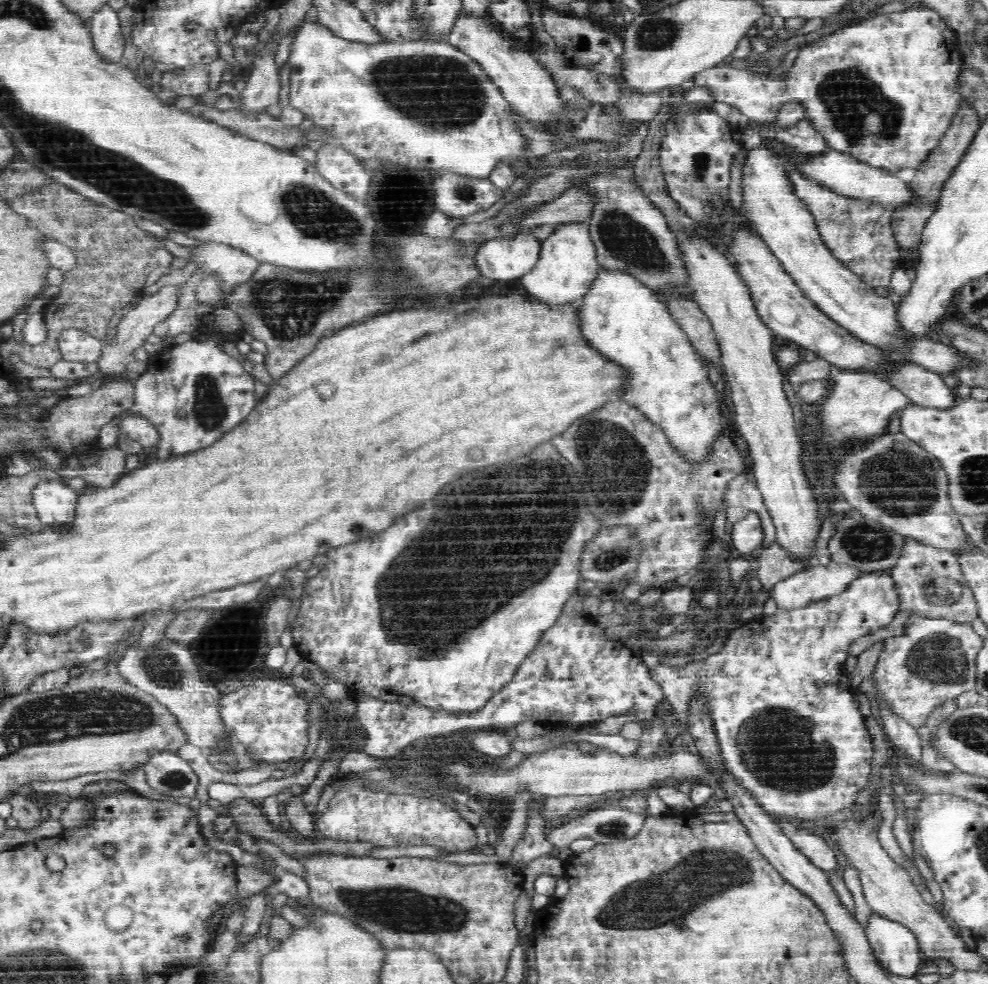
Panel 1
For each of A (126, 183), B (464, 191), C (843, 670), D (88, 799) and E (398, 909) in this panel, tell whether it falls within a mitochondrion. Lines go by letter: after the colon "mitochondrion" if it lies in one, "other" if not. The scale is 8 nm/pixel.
A: mitochondrion
B: mitochondrion
C: other
D: other
E: mitochondrion

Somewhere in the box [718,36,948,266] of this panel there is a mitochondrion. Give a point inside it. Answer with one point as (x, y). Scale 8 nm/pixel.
(859, 109)

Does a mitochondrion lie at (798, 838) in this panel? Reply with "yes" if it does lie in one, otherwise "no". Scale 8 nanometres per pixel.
no

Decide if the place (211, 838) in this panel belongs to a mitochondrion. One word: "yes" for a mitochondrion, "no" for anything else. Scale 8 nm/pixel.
no

